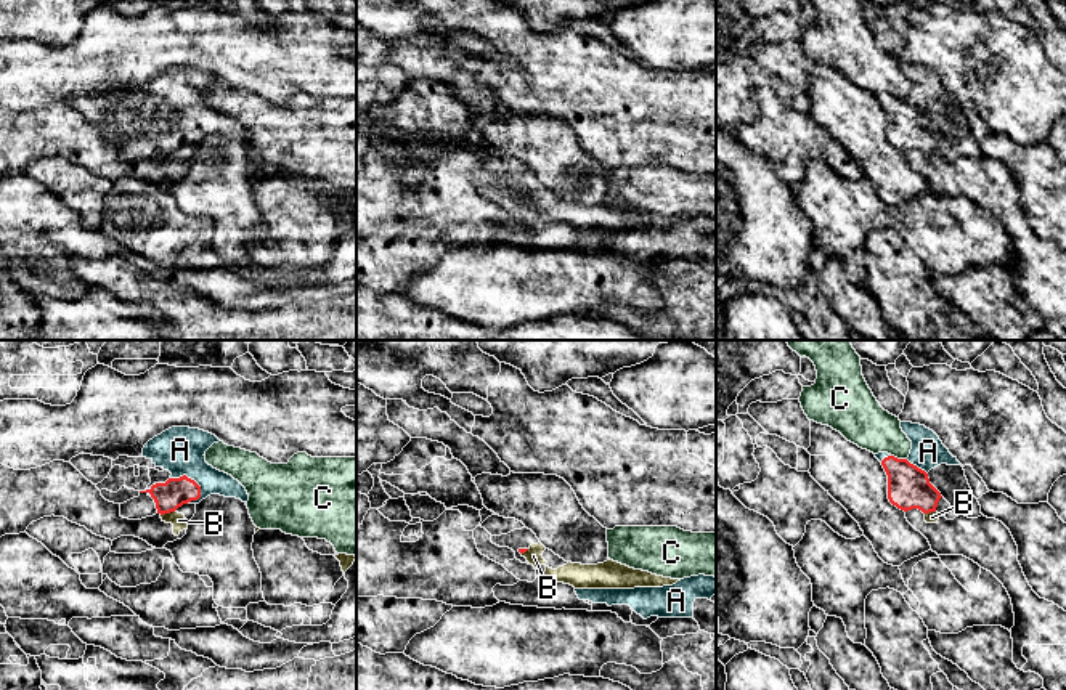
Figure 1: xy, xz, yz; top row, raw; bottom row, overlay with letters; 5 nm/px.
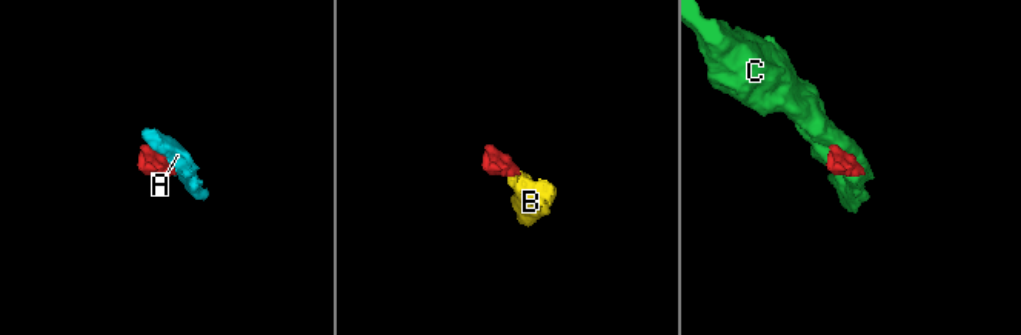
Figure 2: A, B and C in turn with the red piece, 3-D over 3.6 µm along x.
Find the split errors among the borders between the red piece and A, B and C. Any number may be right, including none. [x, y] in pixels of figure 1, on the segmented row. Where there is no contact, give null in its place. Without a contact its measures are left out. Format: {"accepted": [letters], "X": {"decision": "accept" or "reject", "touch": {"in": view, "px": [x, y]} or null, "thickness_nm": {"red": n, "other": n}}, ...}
{"accepted": ["A"], "A": {"decision": "accept", "touch": {"in": "xy", "px": [190, 478]}, "thickness_nm": {"red": 150, "other": 240}}, "B": {"decision": "reject", "touch": {"in": "xy", "px": [167, 512]}, "thickness_nm": {"red": 150, "other": 70}}, "C": {"decision": "reject", "touch": {"in": "yz", "px": [899, 459]}, "thickness_nm": {"red": 220, "other": 220}}}

